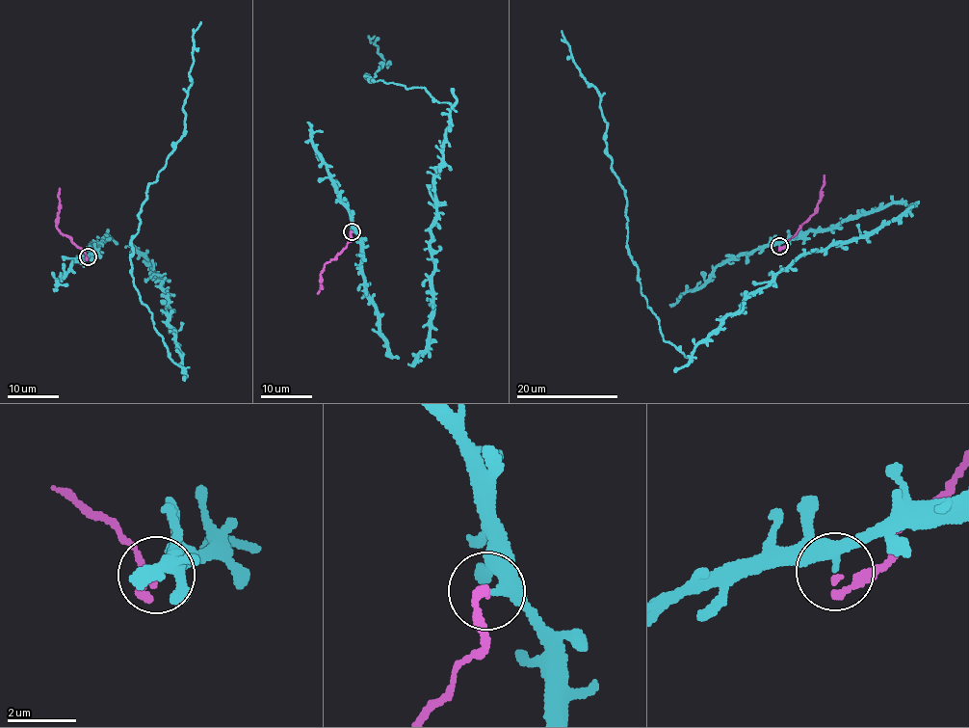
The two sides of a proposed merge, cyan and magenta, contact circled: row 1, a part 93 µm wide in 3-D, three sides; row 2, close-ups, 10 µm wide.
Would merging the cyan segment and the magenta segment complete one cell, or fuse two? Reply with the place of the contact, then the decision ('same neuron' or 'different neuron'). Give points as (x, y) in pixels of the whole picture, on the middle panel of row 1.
place (352, 231); different neuron

